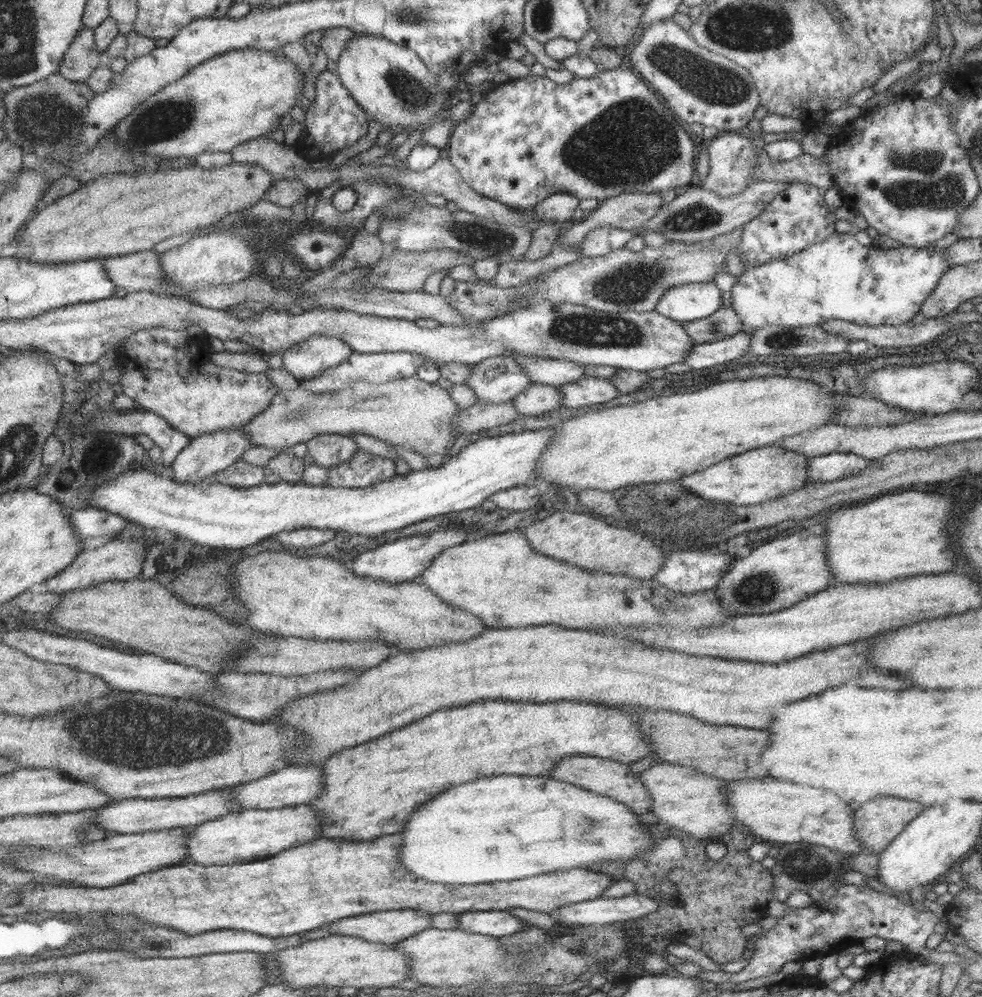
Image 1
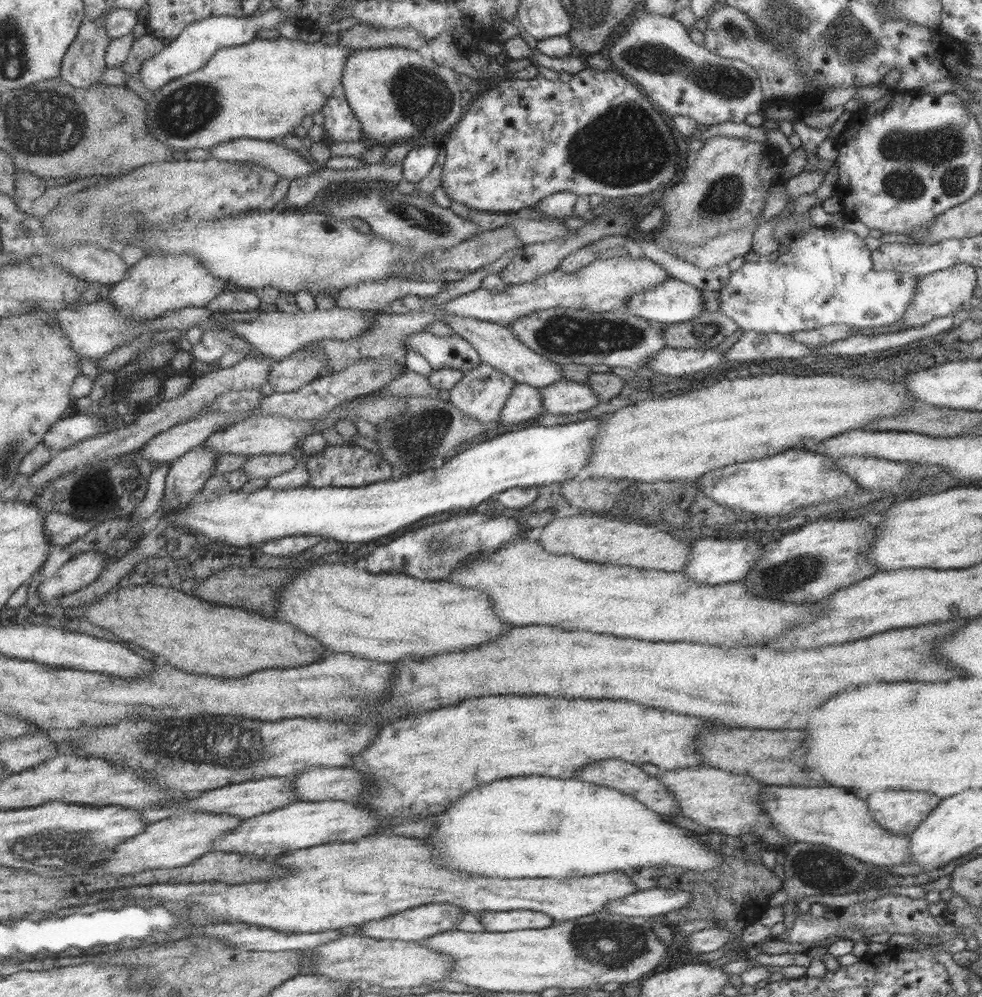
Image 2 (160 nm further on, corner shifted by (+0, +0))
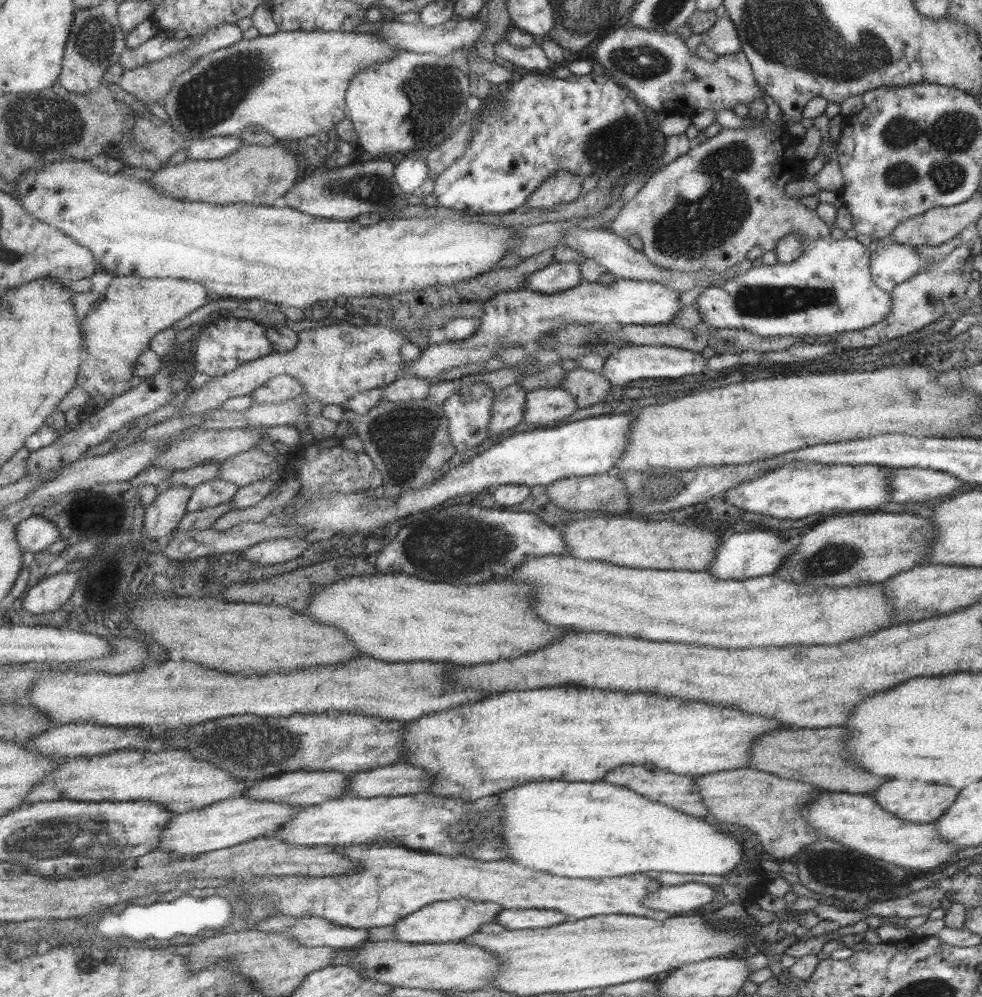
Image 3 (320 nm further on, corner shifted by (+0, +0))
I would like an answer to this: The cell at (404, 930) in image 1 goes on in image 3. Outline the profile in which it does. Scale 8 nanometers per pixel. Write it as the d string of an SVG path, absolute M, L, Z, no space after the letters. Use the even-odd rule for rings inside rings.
M471 899L440 900L436 903L429 903L427 906L421 907L419 911L412 912L412 915L405 916L395 926L395 938L400 942L412 944L461 943L465 937L477 933L482 924L493 922L495 915L501 909L498 904Z

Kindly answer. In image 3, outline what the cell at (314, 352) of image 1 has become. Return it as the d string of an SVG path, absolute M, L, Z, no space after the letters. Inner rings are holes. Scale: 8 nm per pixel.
M285 374L268 380L263 387L256 388L250 396L252 402L256 404L279 404L285 400L293 400L304 392L304 385L296 380L296 377Z

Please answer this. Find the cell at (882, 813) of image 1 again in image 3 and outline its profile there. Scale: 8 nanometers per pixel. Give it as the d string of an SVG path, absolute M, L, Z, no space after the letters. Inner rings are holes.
M889 780L879 786L875 792L877 804L895 815L898 819L909 821L910 823L933 823L940 816L943 816L946 808L953 804L957 796L955 788L949 786L937 786L937 784L925 784L917 780Z

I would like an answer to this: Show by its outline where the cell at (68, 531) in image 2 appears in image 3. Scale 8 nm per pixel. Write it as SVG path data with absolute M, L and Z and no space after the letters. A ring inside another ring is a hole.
M32 515L28 519L19 520L16 535L20 547L29 556L41 552L53 542L61 539L57 525L43 515Z

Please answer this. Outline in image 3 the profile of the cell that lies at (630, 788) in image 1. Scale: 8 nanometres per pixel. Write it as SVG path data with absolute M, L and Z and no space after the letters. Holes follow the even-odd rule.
M623 764L606 772L601 781L628 788L637 792L638 795L671 806L675 811L684 812L686 815L703 818L708 814L697 785L694 783L694 778L690 776L678 775L657 768L649 770L644 768L643 765Z

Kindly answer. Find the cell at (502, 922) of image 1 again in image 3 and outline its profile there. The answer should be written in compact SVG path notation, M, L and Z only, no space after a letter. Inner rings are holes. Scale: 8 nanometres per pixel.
M509 907L501 909L493 922L501 925L509 931L524 931L525 929L535 929L544 927L553 927L568 920L562 912L551 909L525 908L516 909Z

